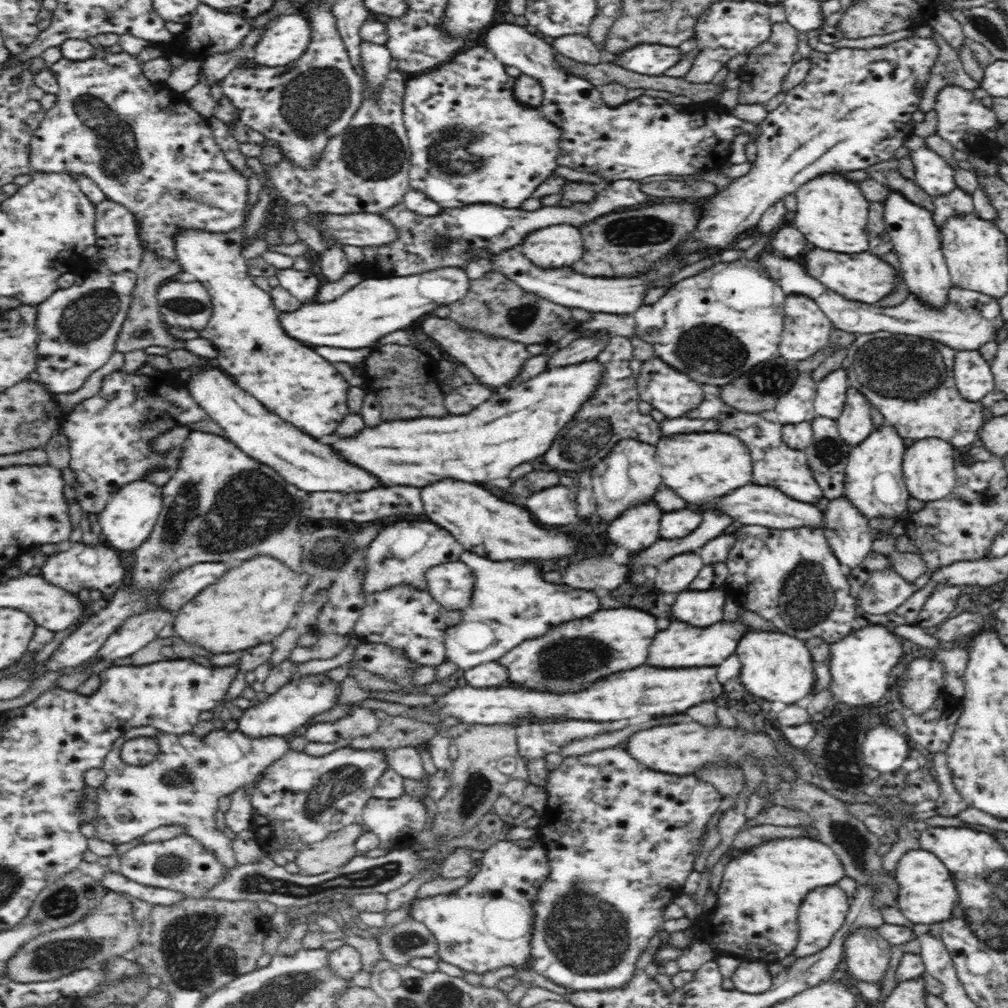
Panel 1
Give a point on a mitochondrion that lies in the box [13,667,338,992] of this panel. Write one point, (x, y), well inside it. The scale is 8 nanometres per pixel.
(50, 957)

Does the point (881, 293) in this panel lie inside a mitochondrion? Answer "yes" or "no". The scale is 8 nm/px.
no

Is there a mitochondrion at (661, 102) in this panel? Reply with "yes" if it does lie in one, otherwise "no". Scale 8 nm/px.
no

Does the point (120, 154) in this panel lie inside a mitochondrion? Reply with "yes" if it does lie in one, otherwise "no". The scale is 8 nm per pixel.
yes

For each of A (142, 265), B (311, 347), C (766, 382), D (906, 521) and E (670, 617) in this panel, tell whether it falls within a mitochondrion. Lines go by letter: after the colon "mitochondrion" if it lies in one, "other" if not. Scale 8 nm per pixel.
A: other
B: other
C: mitochondrion
D: other
E: other

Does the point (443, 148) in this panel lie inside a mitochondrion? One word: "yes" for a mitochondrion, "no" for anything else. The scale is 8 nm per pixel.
yes

